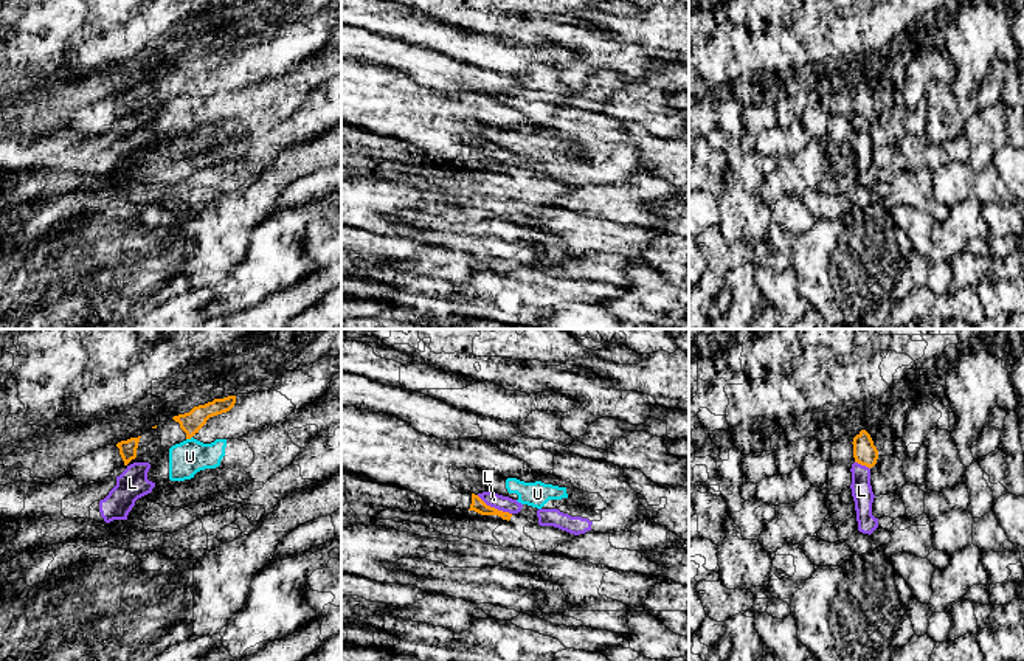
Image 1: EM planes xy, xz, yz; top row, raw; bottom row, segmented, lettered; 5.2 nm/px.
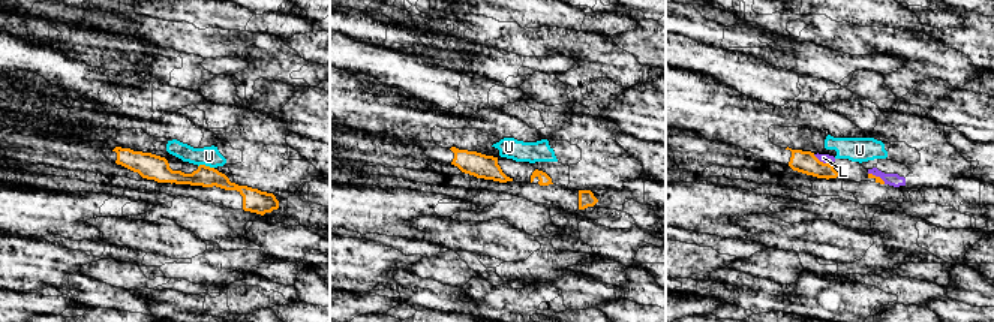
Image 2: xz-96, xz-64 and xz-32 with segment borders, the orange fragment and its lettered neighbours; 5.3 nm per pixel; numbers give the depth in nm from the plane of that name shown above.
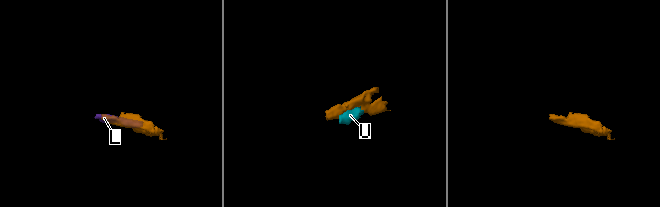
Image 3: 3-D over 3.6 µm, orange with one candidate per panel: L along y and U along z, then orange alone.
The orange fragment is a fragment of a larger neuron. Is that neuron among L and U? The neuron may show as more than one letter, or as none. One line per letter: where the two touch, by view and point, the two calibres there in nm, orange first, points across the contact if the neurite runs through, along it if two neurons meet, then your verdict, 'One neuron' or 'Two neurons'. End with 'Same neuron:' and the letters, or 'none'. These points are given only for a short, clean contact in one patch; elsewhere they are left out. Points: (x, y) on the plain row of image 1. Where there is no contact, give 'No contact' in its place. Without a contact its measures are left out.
L: Touches orange at xz (494, 160). Thickness 70 nm (orange) against 80 nm. Two neurons
U: Touches orange at xy (188, 90). Thickness 110 nm (orange) against 180 nm. Boundary: xy (191, 89), (186, 92). Two neurons
Same neuron: none

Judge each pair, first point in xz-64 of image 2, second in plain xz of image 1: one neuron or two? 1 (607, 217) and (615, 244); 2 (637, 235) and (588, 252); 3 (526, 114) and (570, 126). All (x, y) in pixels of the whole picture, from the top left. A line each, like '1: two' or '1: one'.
1: two
2: one
3: two

